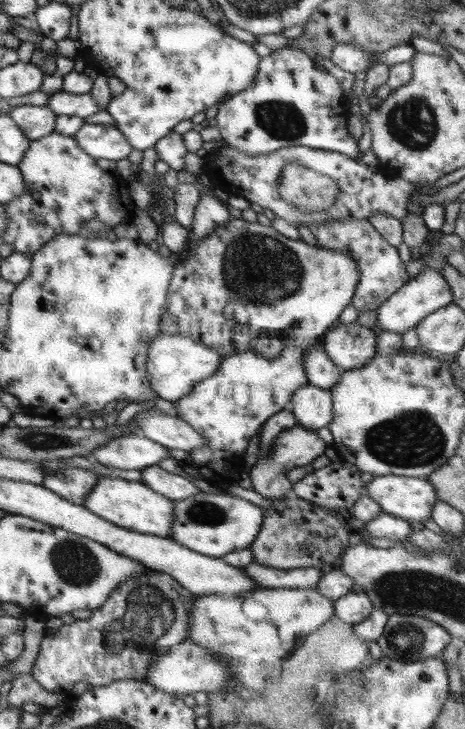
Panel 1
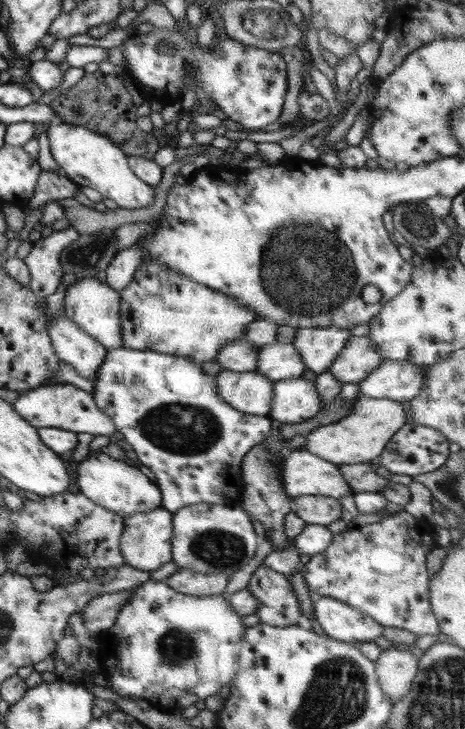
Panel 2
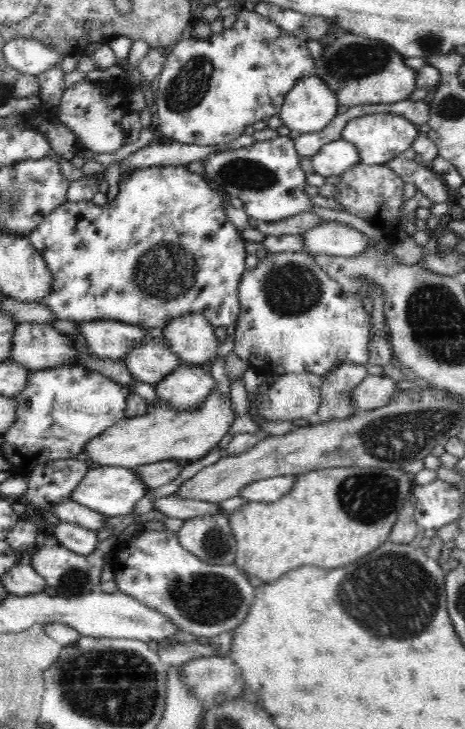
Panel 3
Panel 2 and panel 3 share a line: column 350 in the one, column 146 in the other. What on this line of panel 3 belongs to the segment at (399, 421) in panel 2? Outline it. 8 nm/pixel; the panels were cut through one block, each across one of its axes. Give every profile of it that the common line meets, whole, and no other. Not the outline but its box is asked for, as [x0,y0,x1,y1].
[84,390,236,468]

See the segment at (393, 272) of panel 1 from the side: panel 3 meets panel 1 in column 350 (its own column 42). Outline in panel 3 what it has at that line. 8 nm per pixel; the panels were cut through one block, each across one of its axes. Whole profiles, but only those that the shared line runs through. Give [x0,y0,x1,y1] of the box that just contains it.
[27,165,246,329]

